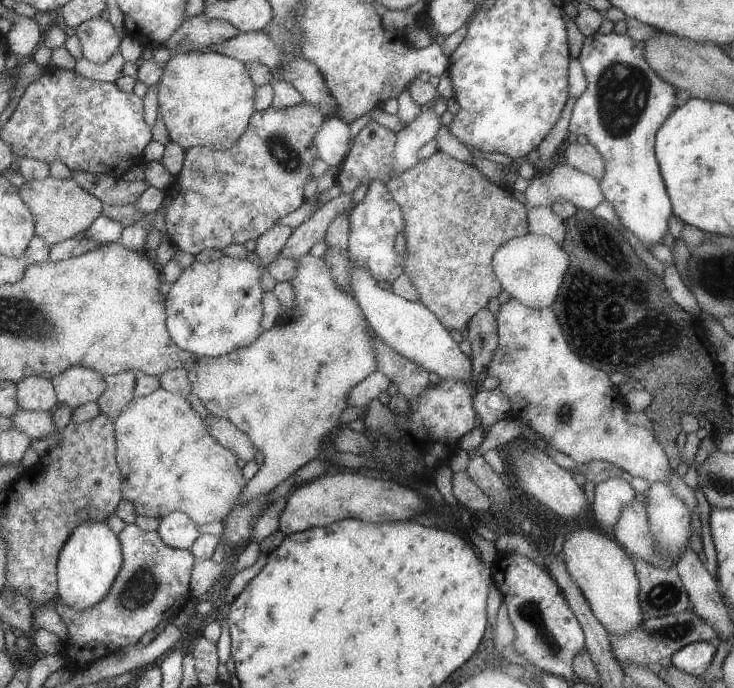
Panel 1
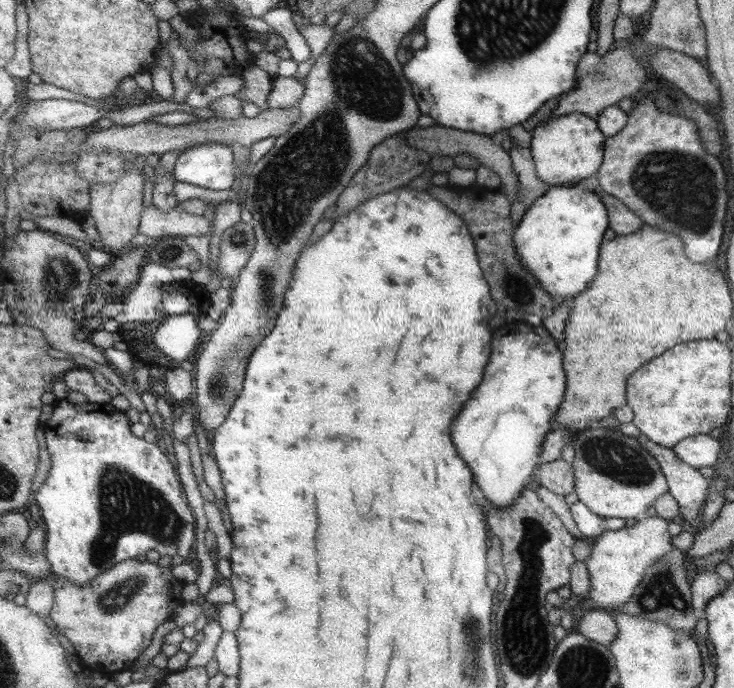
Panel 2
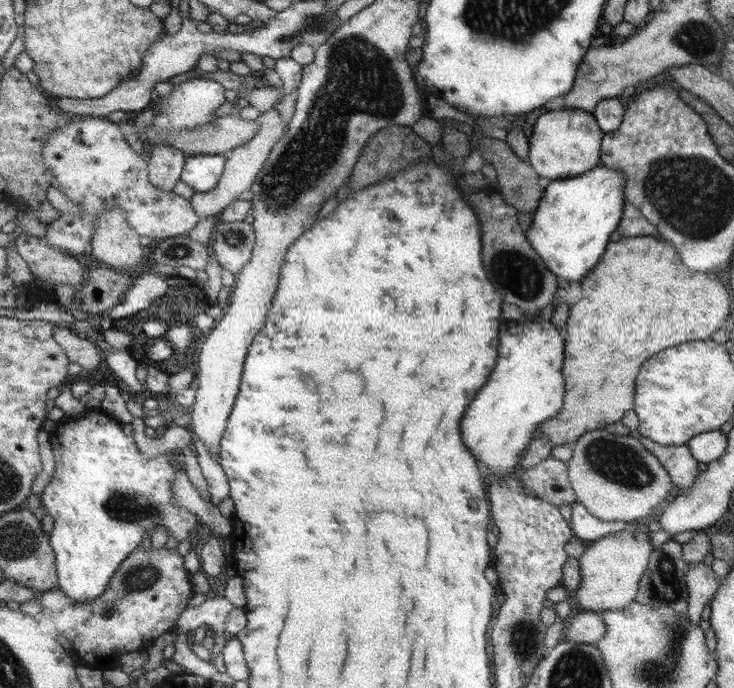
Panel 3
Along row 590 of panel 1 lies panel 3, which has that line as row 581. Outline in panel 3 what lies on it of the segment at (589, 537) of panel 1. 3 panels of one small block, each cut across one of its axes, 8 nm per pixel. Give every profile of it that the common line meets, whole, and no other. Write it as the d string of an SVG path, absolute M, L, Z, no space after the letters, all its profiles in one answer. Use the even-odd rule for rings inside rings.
M648 520L648 533L642 533L637 528L627 529L593 541L579 558L582 581L576 591L580 607L586 611L600 613L601 611L624 608L635 601L639 582L649 564L649 558L654 547L650 536L661 530L661 524Z

